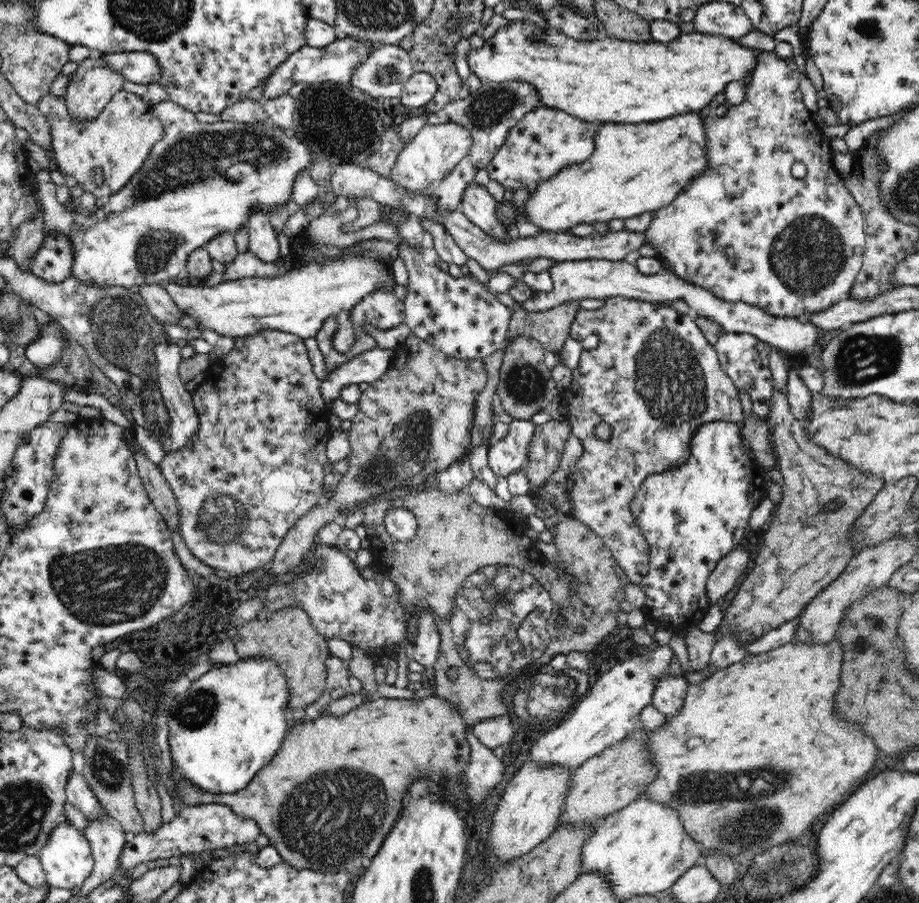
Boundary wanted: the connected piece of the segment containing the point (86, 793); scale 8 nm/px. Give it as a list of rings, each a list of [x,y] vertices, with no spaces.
[[[72,770],[72,774],[68,776],[65,793],[67,801],[76,806],[78,810],[81,810],[86,819],[105,814],[105,811],[100,806],[100,801],[86,783],[83,773]]]

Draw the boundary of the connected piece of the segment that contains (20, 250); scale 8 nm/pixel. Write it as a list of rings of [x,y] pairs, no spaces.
[[[40,206],[40,211],[37,212],[37,217],[30,219],[27,223],[24,223],[20,229],[17,230],[17,237],[14,239],[14,242],[11,244],[11,256],[14,258],[14,261],[16,261],[16,263],[18,263],[18,267],[20,267],[20,269],[22,269],[28,273],[32,273],[32,275],[35,276],[35,274],[33,274],[33,272],[31,272],[31,264],[32,264],[34,255],[37,254],[37,252],[39,251],[39,248],[42,248],[43,242],[44,242],[44,219],[43,219],[43,211],[41,210],[41,206]]]

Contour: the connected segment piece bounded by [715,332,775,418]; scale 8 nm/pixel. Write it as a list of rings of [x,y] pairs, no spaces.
[[[724,332],[715,344],[719,363],[732,379],[734,385],[742,392],[748,392],[753,404],[752,411],[758,416],[766,418],[770,410],[770,398],[772,398],[772,386],[775,384],[772,376],[772,367],[769,366],[768,356],[772,346],[762,342],[759,338],[746,333]]]

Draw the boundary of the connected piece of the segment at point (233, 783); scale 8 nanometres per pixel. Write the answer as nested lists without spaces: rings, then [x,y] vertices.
[[[252,656],[238,659],[238,662],[212,666],[192,681],[185,692],[178,693],[171,706],[164,710],[171,760],[175,770],[182,779],[190,781],[204,792],[226,794],[246,788],[254,774],[274,758],[289,733],[287,708],[289,683],[273,658]]]

